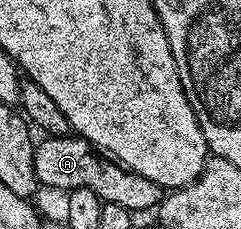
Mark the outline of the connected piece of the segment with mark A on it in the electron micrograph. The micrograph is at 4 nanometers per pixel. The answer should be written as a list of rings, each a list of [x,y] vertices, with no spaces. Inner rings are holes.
[[[75,133],[42,139],[41,143],[39,140],[35,144],[34,153],[34,173],[41,188],[53,187],[61,193],[74,189],[90,189],[90,193],[98,196],[101,203],[117,203],[133,213],[148,211],[151,207],[152,210],[159,208],[162,202],[162,188],[157,183],[97,153],[88,140],[81,139]]]

